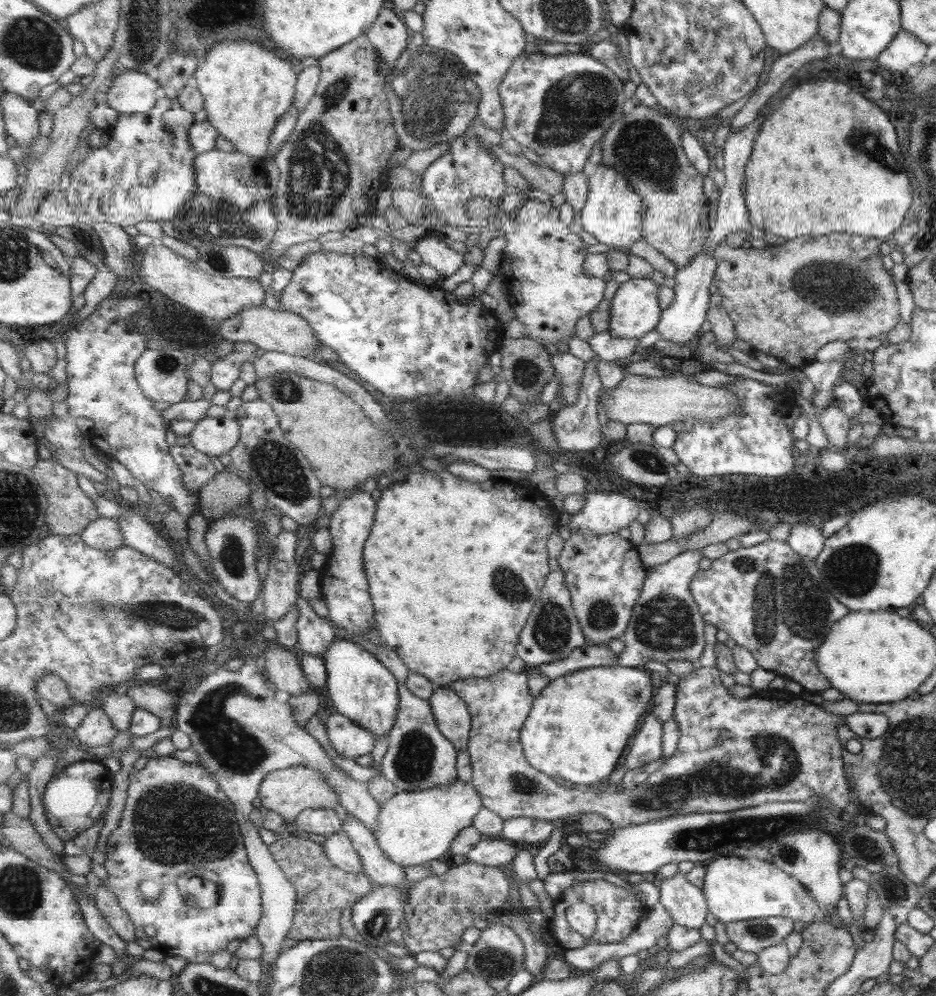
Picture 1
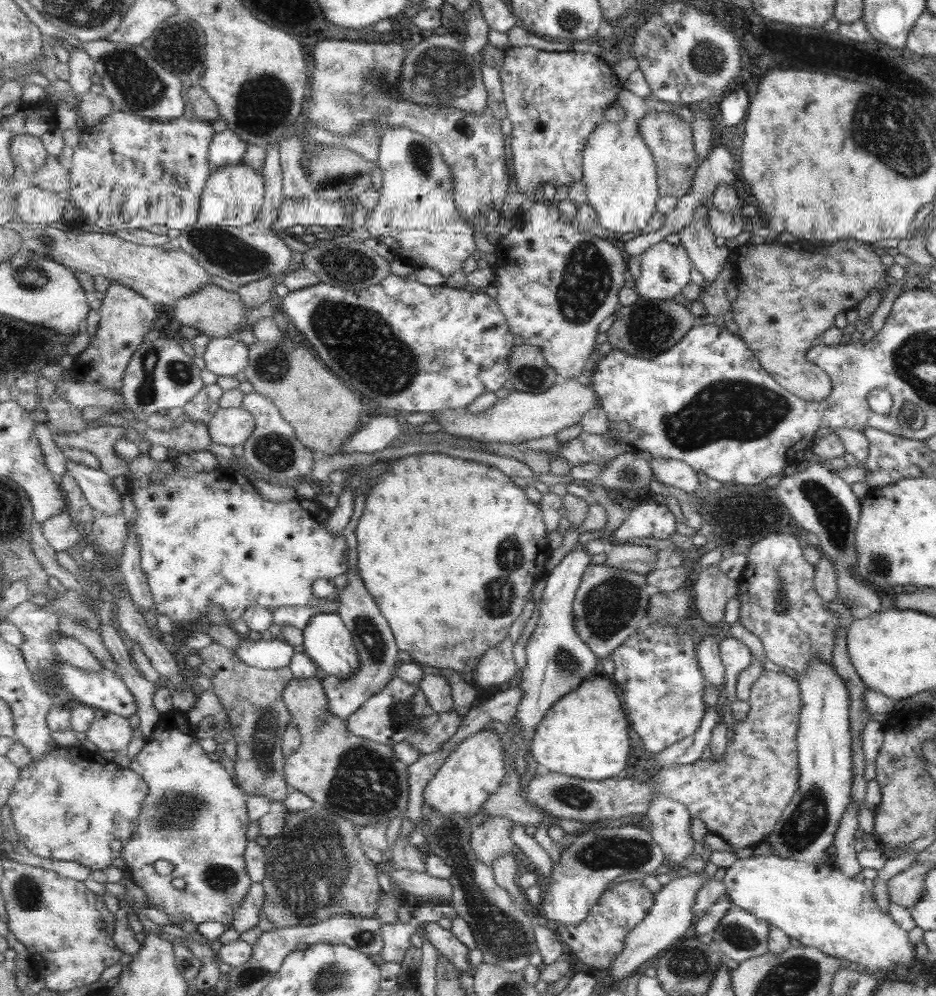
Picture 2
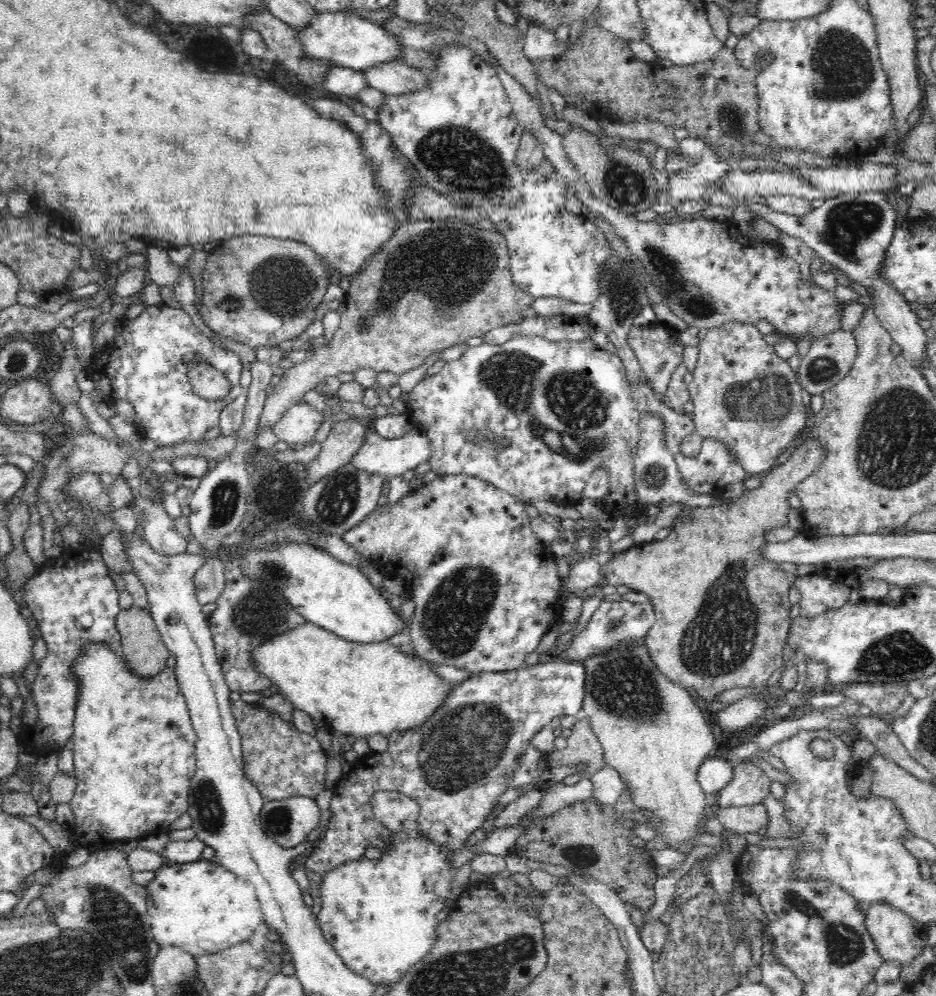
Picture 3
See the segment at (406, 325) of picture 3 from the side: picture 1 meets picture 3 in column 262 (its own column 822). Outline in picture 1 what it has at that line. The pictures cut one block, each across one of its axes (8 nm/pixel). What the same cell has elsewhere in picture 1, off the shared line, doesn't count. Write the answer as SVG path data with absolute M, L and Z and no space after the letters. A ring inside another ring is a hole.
M832 398L831 403L818 414L817 419L832 450L847 446L849 417L832 403Z

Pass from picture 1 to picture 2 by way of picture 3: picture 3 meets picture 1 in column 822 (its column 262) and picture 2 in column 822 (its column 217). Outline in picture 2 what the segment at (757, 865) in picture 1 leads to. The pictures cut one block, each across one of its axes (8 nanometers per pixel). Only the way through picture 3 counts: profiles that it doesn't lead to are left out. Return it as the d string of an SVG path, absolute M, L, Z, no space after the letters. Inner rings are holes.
M775 854L751 855L725 868L721 881L731 904L766 920L802 946L857 964L869 974L895 971L897 966L909 971L916 960L908 932L877 905L862 882L843 875L831 862L805 863Z

